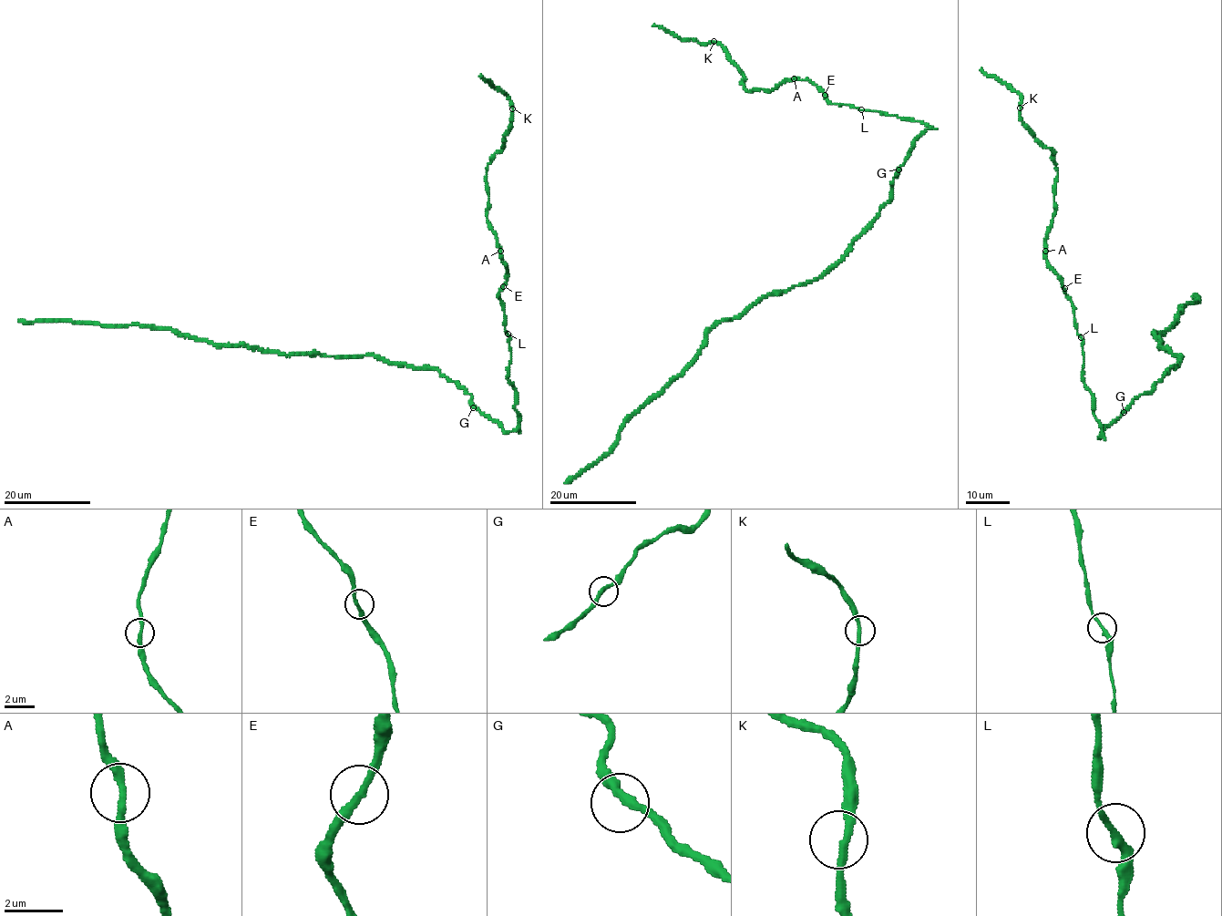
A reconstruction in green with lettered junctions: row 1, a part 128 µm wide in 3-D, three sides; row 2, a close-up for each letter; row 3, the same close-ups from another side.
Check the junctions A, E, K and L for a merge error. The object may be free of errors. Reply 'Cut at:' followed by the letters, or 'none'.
Cut at: none

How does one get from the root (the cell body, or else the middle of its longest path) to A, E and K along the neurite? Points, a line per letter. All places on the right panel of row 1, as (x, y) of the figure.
A: (1124, 411), (1100, 437), (1093, 396), (1083, 382), (1083, 338), (1074, 307), (1045, 251)
E: (1124, 411), (1100, 437), (1093, 396), (1083, 382), (1083, 338), (1064, 288)
K: (1124, 411), (1100, 437), (1074, 307), (1046, 259), (1053, 153), (1020, 108)

